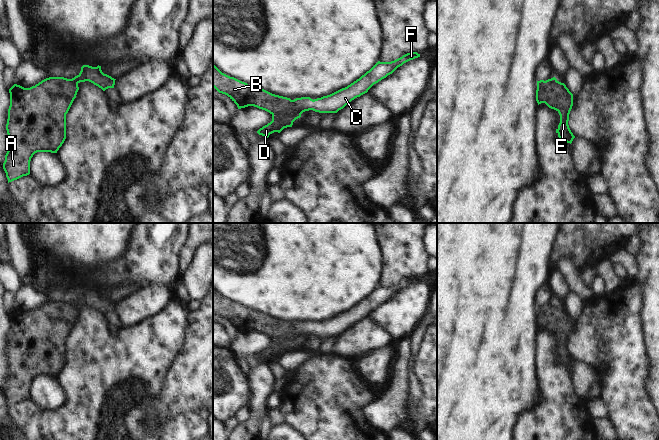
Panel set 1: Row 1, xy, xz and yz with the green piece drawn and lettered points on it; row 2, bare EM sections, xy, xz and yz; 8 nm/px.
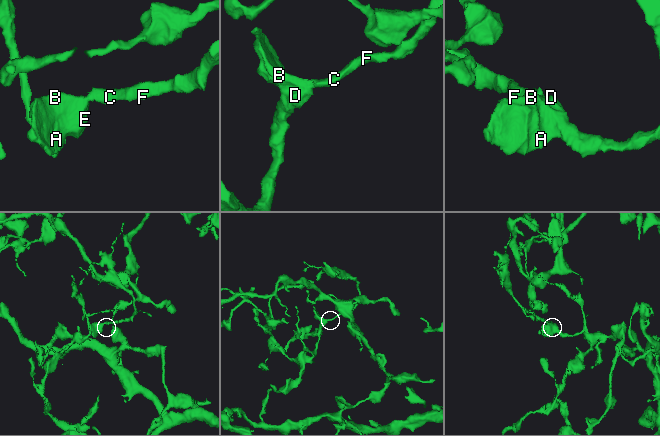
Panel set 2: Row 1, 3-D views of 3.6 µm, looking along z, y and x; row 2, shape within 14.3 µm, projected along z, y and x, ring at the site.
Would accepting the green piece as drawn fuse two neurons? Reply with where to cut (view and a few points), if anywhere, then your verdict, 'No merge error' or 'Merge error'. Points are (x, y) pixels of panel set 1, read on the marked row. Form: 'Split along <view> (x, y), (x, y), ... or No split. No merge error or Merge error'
Split along xz (291, 100), (301, 113). Merge error

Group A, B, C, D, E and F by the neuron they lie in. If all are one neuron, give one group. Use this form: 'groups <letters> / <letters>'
groups A B D E / C F

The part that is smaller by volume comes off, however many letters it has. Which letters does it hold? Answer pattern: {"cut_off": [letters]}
{"cut_off": ["C", "F"]}

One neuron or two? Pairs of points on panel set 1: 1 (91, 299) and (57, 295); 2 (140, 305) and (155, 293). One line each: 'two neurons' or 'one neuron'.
1: one neuron
2: one neuron

